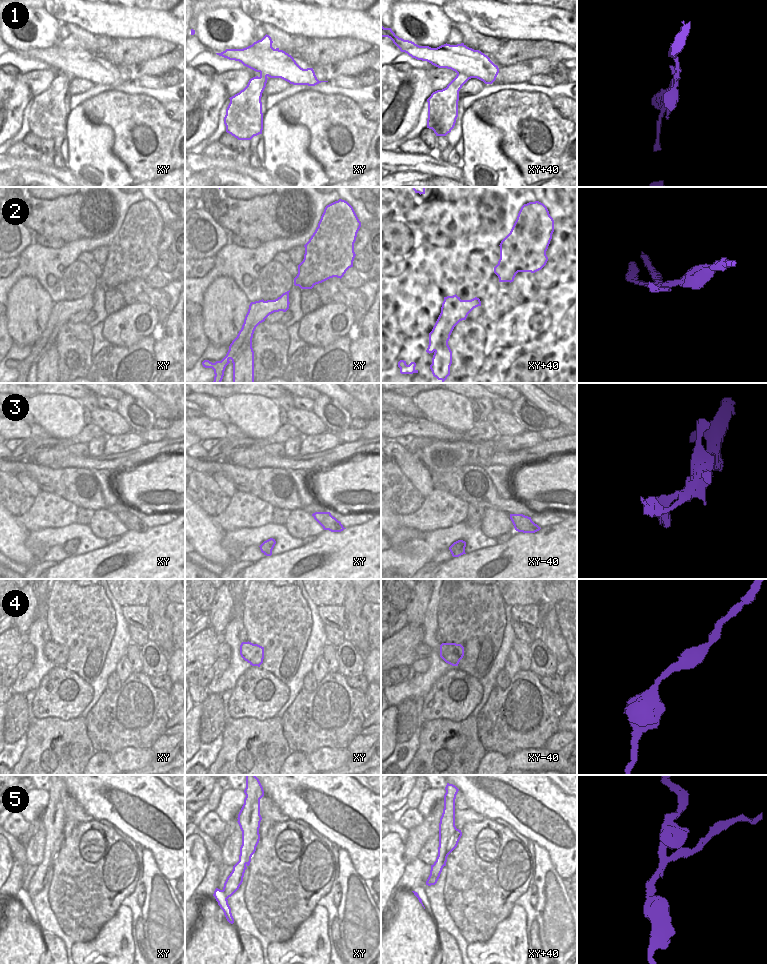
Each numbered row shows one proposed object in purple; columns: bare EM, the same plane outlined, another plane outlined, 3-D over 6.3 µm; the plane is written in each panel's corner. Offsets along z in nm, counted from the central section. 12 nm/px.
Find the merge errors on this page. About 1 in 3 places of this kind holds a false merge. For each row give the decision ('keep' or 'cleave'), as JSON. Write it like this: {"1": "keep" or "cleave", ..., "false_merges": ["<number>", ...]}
{"1": "keep", "2": "cleave", "3": "keep", "4": "keep", "5": "cleave", "false_merges": ["2", "5"]}

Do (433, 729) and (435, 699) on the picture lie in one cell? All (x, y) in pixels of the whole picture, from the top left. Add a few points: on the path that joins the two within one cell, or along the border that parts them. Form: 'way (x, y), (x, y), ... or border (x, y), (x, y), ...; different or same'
border (457, 721), (431, 719), (423, 722); different

